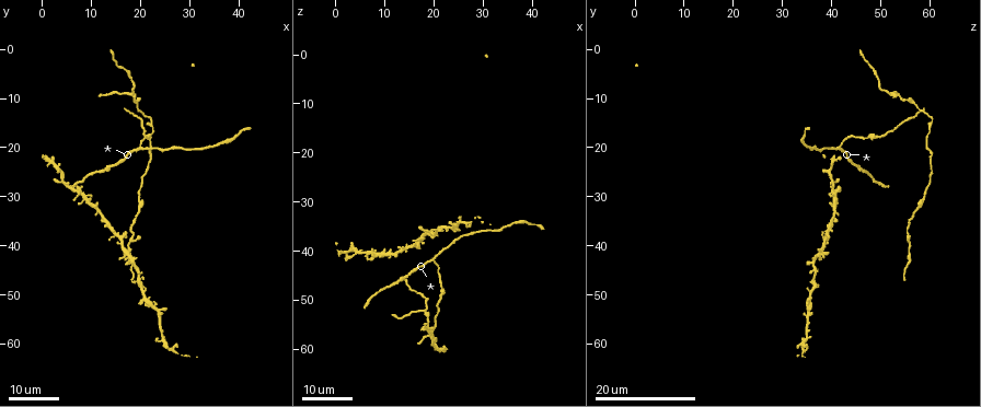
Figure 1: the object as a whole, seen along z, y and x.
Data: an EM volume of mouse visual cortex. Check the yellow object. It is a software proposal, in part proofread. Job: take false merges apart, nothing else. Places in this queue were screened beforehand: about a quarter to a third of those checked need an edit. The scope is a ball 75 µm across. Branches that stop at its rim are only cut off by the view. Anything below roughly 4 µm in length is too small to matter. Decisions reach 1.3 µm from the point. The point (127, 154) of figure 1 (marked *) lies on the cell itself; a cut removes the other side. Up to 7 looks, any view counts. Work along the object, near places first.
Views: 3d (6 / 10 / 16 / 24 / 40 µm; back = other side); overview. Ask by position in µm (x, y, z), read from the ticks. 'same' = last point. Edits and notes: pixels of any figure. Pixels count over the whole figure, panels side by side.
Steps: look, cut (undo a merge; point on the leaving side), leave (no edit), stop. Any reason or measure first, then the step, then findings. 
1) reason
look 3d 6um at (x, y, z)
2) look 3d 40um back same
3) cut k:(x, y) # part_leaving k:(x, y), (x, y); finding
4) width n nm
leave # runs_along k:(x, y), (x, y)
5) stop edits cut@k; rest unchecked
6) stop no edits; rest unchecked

three-way junction
look 3d 24um at (20.5, 20.0, 42.0)

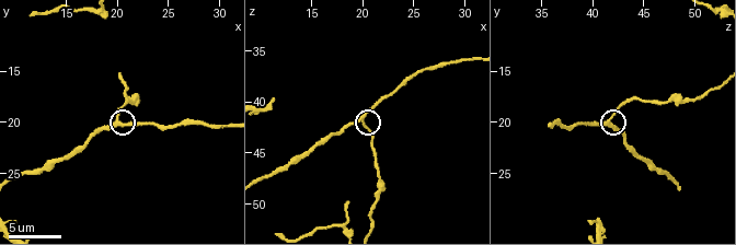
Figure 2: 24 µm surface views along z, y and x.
closer look
look 3d 10um at (19.8, 19.8, 41.4)

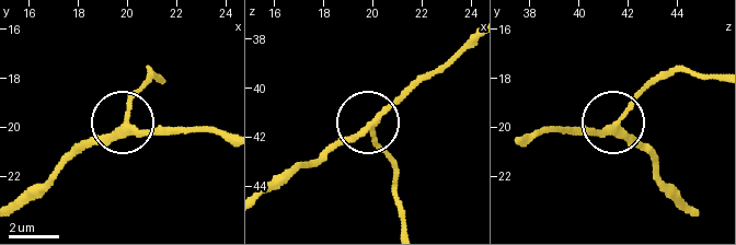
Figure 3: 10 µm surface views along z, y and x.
leave # runs_along 3:(62, 164), (123, 124), (177, 132); continuous, no second cell

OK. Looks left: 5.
thin arm on a thick one
look 3d 24um at (18.0, 9.0, 52.5)

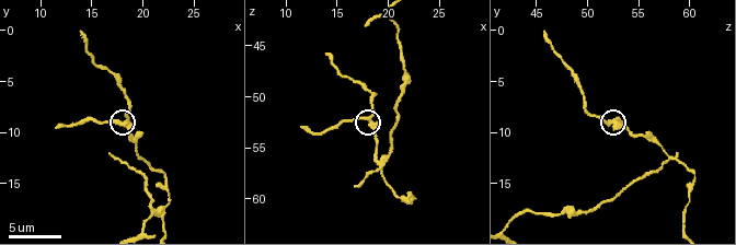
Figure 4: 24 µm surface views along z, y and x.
look 3d 10um at (17.8, 9.0, 52.0)

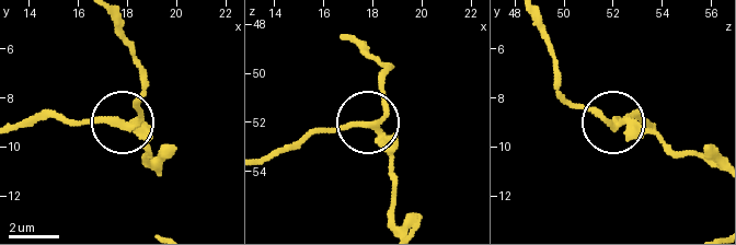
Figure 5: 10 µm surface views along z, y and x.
width 250 nm
leave # runs_along 5:(394, 224), (392, 155), (387, 143), (361, 125), (307, 130); one cell here

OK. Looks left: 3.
sudden change in width
look 3d 24um at (13.0, 34.5, 40.5)

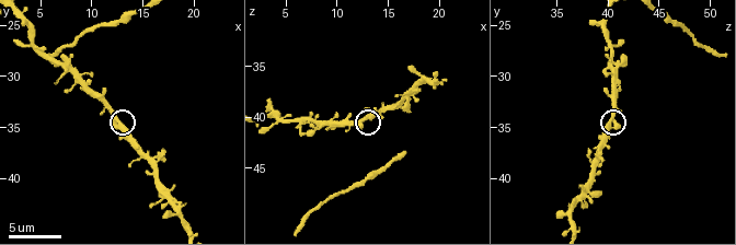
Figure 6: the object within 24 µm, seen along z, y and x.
look 3d 10um at (12.2, 35.0, 40.8)

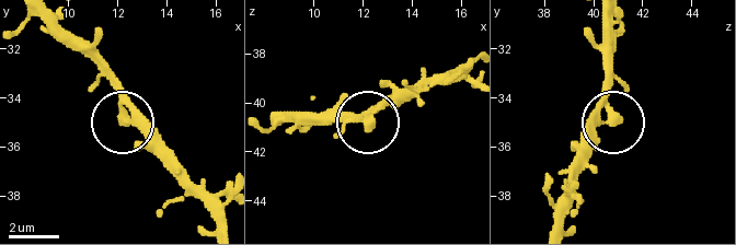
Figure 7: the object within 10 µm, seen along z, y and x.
width 370 nm
leave # one cell here

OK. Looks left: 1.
stop no edits; rest unchecked

